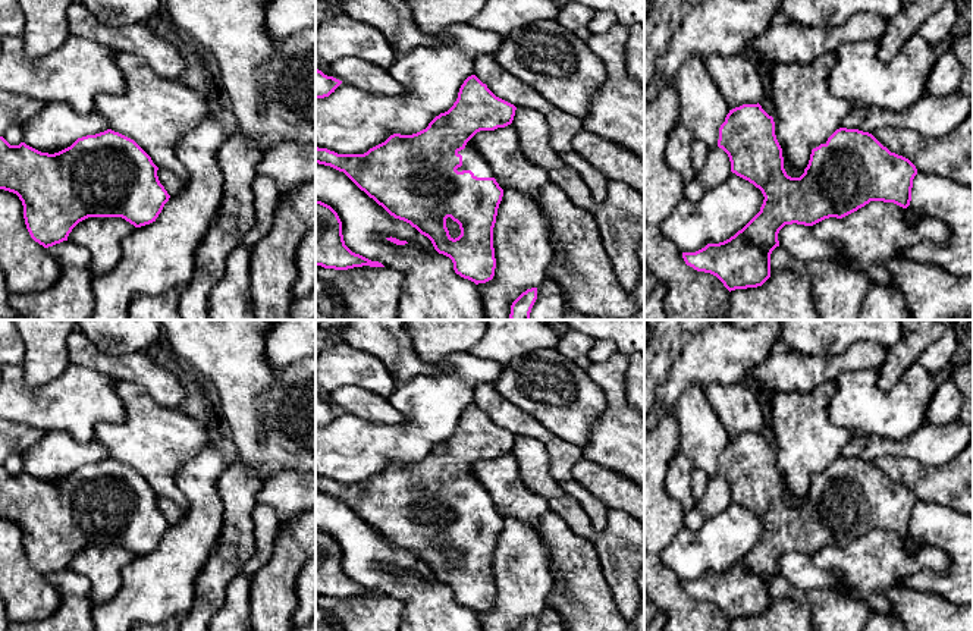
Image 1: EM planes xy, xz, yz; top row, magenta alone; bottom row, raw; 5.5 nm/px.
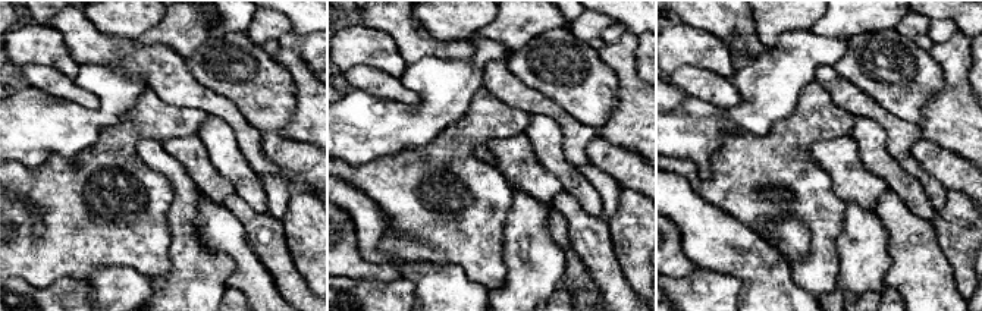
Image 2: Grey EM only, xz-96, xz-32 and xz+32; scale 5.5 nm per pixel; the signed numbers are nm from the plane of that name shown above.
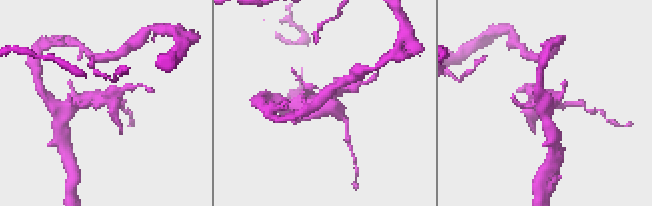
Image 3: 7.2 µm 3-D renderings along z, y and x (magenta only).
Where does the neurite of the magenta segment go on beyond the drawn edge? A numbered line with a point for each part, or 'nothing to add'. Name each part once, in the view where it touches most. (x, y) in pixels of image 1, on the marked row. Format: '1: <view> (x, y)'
1: xz (471, 160)

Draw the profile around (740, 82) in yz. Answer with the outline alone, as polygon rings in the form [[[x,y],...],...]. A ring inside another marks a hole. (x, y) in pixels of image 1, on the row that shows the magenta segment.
[[[744,53],[732,56],[713,54],[706,68],[719,85],[729,110],[743,104],[757,104],[765,94],[765,82]]]

